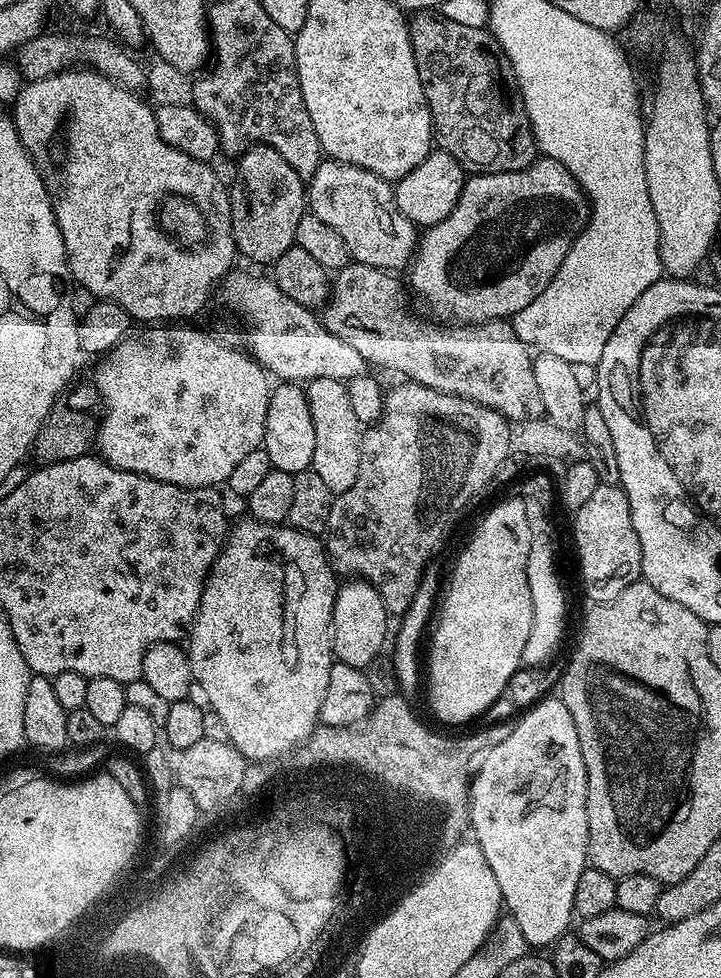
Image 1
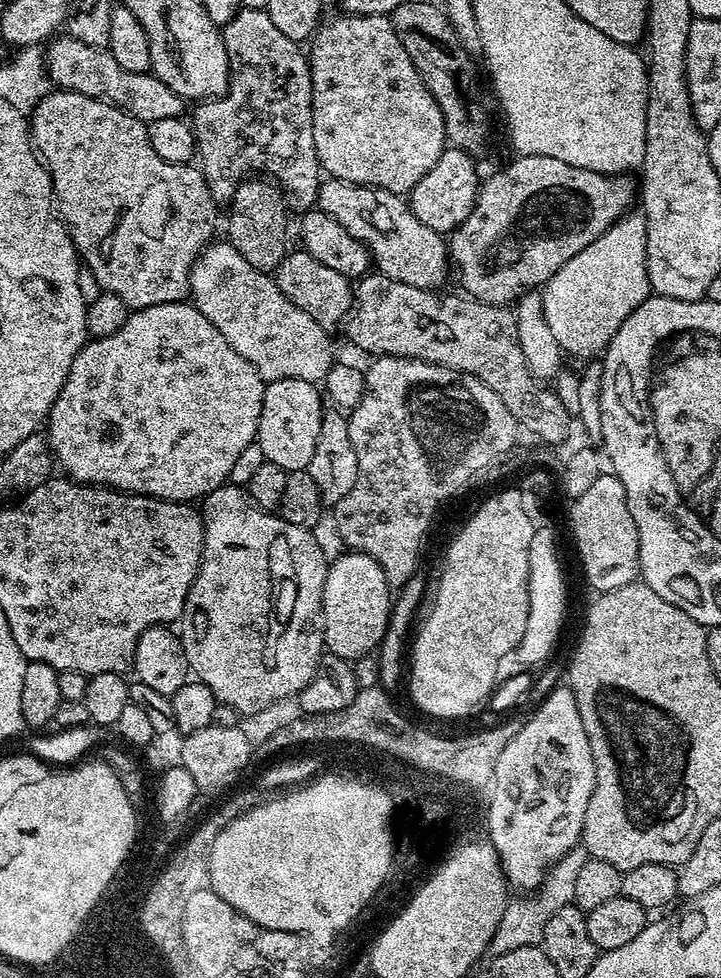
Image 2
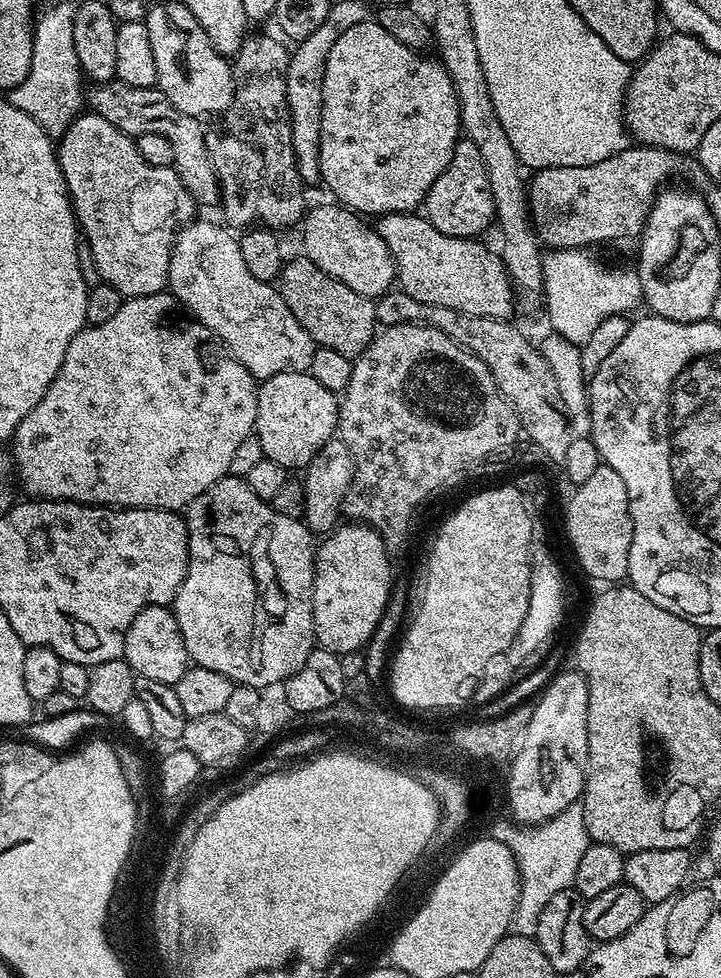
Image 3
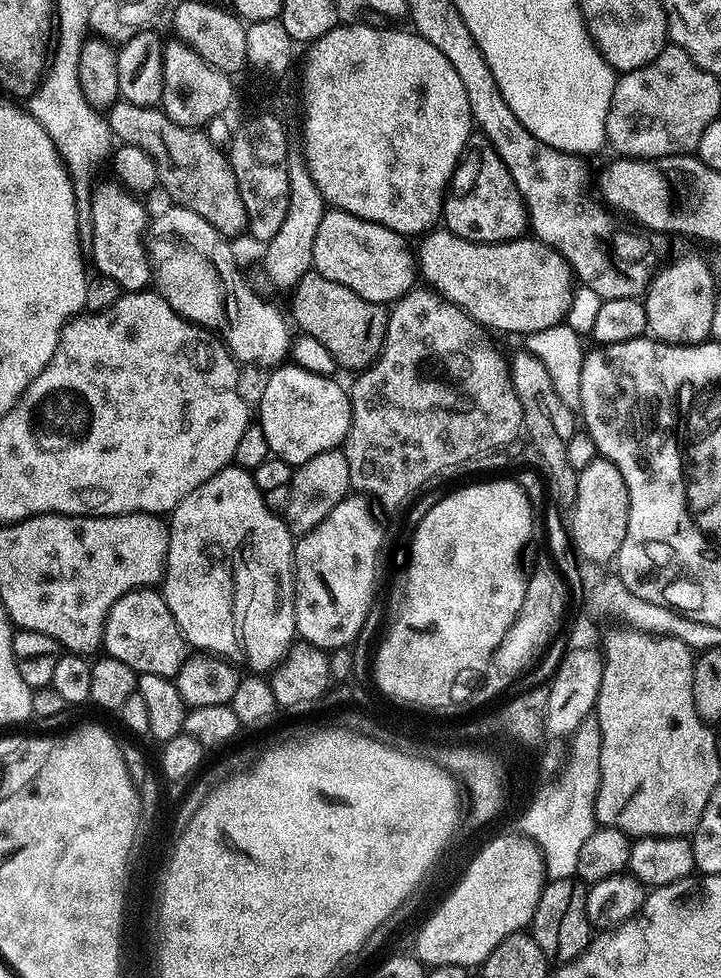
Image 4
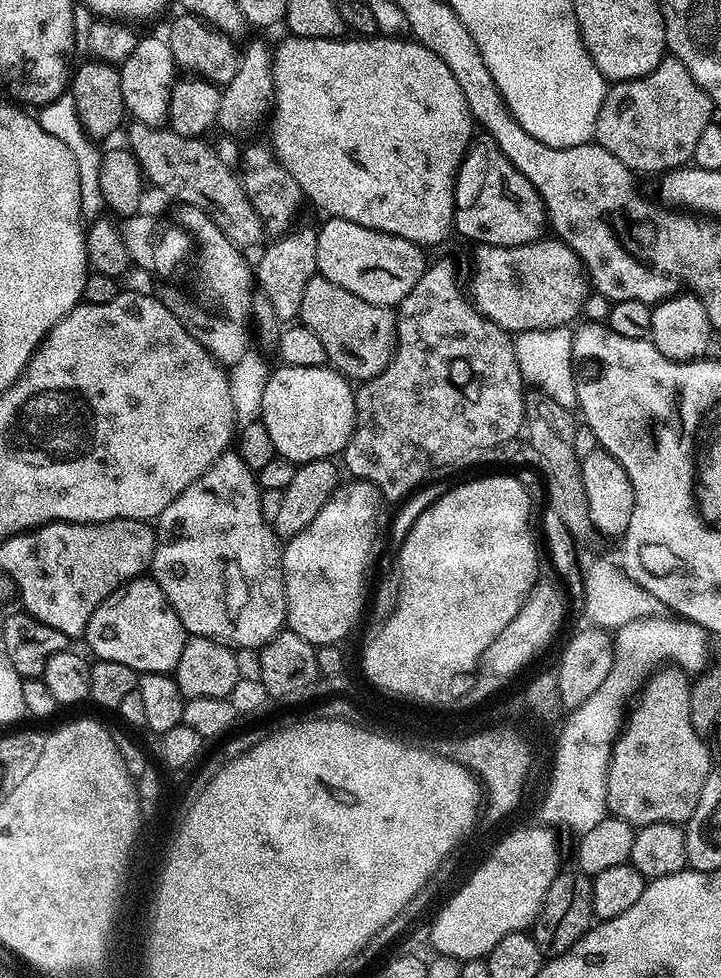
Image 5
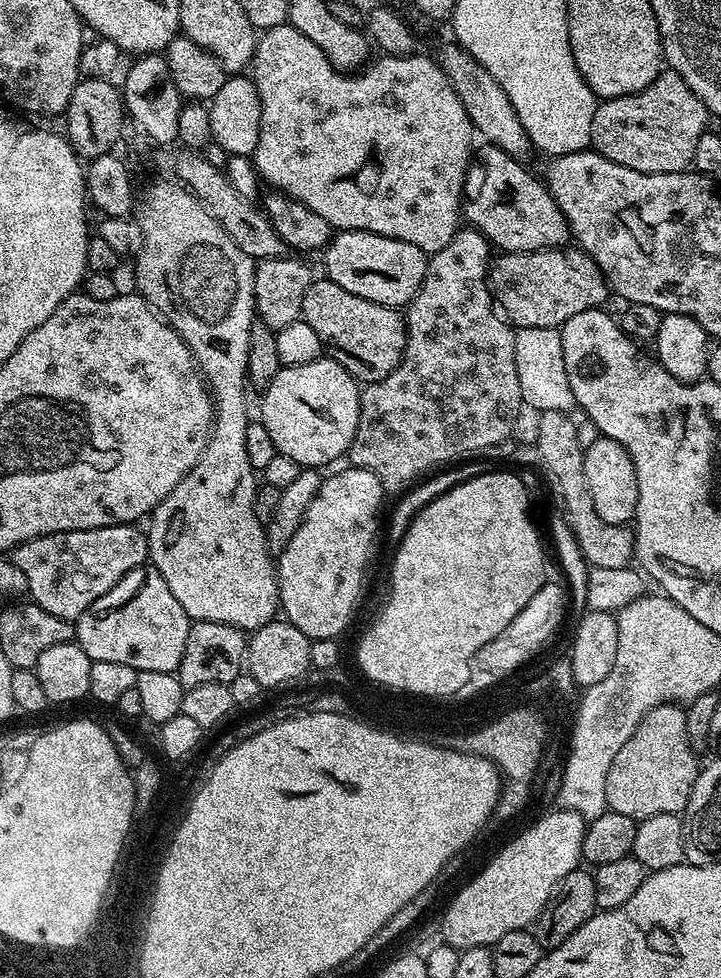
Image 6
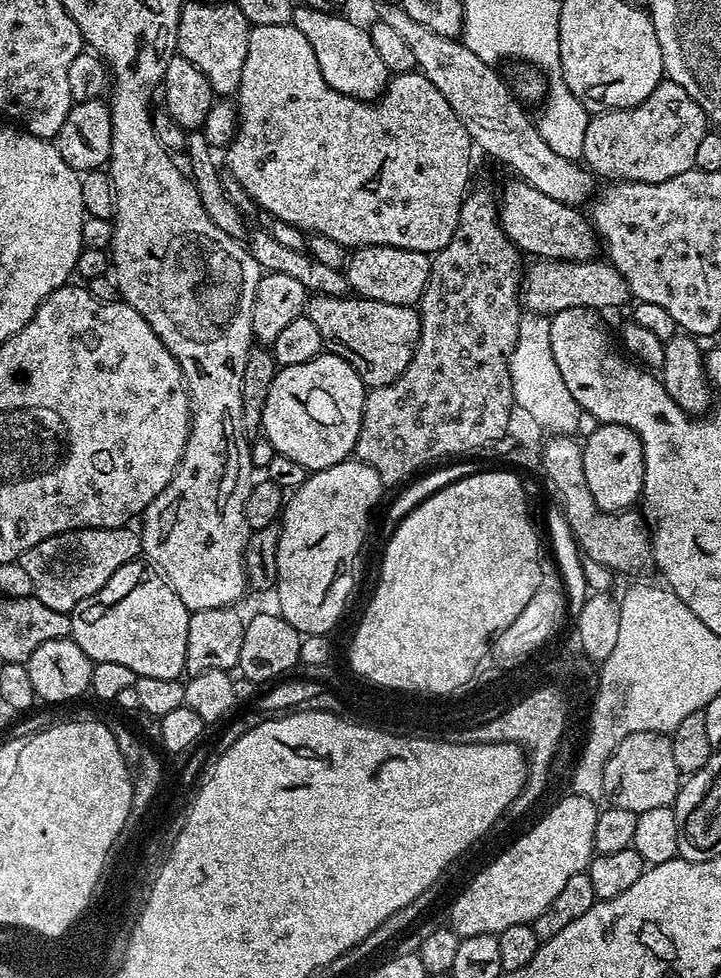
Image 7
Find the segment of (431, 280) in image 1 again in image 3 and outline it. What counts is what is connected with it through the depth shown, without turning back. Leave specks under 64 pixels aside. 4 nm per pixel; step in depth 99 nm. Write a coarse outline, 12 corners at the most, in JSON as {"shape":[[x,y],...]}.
{"shape":[[648,144],[590,166],[539,169],[527,185],[552,250],[639,237],[687,170]]}

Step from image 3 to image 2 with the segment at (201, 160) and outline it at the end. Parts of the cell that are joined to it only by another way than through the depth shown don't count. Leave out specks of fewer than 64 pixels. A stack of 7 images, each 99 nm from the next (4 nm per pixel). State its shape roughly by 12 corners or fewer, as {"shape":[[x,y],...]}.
{"shape":[[60,34],[44,64],[57,89],[100,97],[142,121],[185,115],[151,71]]}

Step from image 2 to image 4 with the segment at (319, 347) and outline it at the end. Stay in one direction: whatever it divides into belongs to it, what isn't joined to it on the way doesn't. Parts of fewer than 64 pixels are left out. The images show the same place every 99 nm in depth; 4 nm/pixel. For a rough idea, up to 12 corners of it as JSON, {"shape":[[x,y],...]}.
{"shape":[[179,206],[146,233],[152,284],[241,364],[279,367],[287,317]]}

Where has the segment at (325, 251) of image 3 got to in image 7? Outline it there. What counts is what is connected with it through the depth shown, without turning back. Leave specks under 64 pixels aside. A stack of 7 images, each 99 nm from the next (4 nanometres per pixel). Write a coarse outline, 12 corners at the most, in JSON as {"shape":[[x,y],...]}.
{"shape":[[385,244],[348,257],[359,297],[415,305],[432,273],[429,253]]}

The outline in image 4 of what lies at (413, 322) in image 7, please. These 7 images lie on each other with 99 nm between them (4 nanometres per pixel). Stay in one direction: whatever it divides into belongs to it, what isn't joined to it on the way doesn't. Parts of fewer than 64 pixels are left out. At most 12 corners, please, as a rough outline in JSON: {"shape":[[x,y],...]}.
{"shape":[[308,272],[290,320],[341,369],[379,356],[389,309]]}

